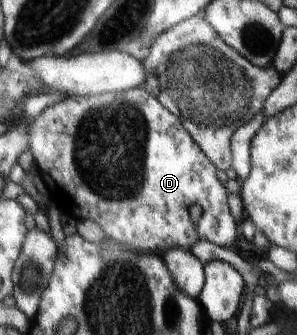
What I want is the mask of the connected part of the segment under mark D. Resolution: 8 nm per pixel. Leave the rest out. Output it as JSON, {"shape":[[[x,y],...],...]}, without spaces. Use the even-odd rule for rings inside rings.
{"shape":[[[141,88],[130,89],[130,91],[110,93],[105,92],[102,95],[72,95],[72,97],[66,97],[64,101],[58,101],[58,103],[52,103],[48,105],[38,117],[35,117],[27,123],[28,131],[30,131],[30,153],[34,157],[35,167],[37,168],[39,178],[41,178],[48,189],[47,197],[62,213],[78,213],[78,217],[86,217],[90,221],[94,221],[96,225],[100,225],[106,237],[114,239],[117,243],[126,245],[128,249],[132,251],[138,251],[138,253],[156,253],[161,255],[168,250],[172,250],[174,247],[182,247],[182,249],[189,249],[200,239],[196,238],[196,235],[210,241],[221,248],[231,247],[239,240],[238,223],[234,220],[234,217],[230,214],[227,203],[227,191],[225,187],[220,183],[216,175],[216,167],[206,158],[206,155],[198,147],[198,143],[192,139],[192,135],[184,129],[184,125],[180,123],[176,118],[156,97],[153,97],[150,93],[147,93]],[[128,191],[134,191],[132,197],[128,197]],[[124,203],[132,209],[130,211],[130,221],[128,221],[128,211],[122,211]]]}

